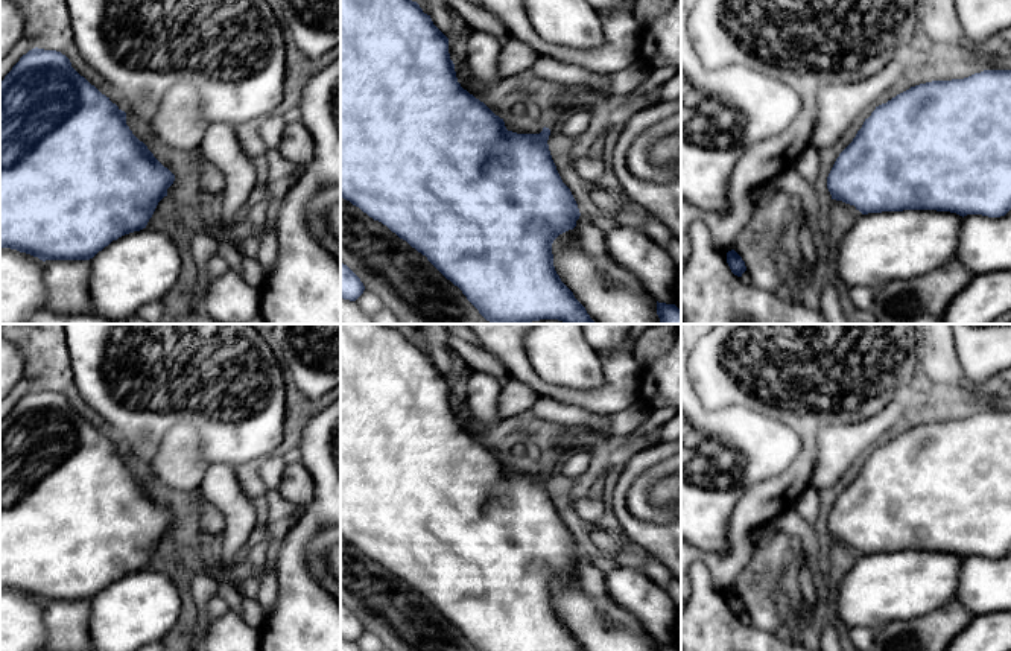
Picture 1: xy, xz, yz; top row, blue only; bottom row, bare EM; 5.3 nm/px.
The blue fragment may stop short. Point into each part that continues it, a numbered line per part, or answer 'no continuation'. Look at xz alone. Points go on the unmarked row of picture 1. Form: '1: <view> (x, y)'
1: xz (566, 443)

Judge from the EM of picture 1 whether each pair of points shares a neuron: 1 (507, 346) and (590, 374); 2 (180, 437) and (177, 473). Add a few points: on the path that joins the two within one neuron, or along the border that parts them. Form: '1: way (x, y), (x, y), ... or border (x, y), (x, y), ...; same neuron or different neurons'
1: border (523, 339), (531, 368), (546, 382); different neurons
2: way (180, 446), (178, 464); same neuron

